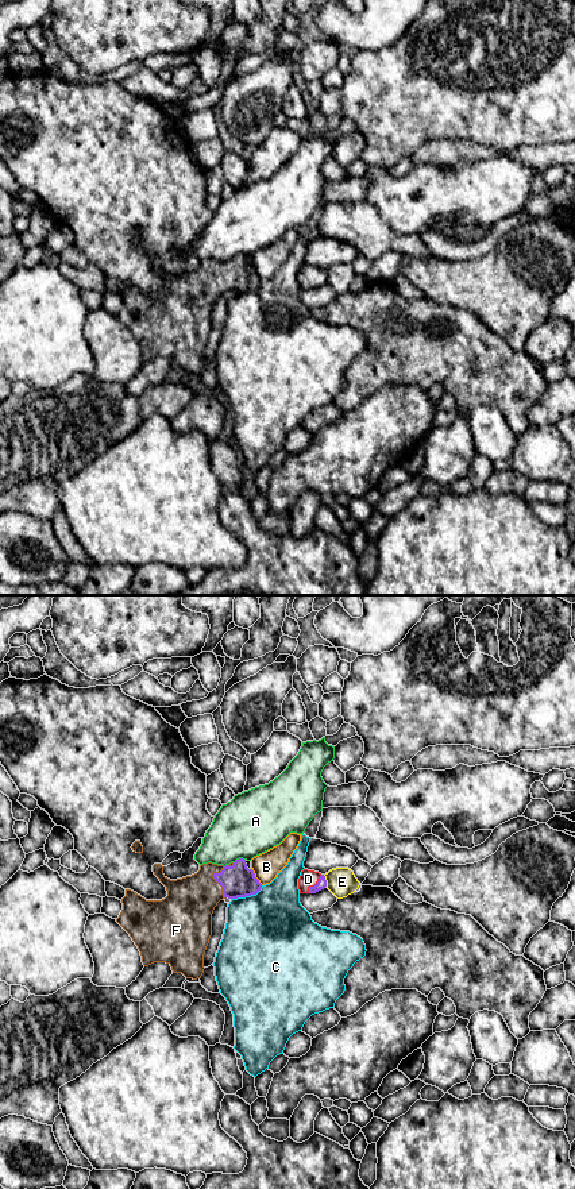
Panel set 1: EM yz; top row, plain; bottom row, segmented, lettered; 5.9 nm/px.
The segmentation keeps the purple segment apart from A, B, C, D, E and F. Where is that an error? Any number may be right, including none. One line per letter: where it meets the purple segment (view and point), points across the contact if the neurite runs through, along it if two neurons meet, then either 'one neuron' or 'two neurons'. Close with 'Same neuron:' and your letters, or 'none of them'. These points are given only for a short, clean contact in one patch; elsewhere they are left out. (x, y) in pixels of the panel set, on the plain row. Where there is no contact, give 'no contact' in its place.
A: contact yz (239, 254); border yz (244, 254), (238, 254), (234, 258); two neurons
B: contact yz (255, 273); border yz (251, 265), (262, 280); two neurons
C: contact yz (247, 290); two neurons
D: contact yz (316, 280); way yz (321, 278), (316, 280), (308, 274); one neuron
E: contact yz (325, 275); two neurons
F: contact yz (216, 275); way yz (238, 275), (216, 275), (186, 305); one neuron
Same neuron: D, F

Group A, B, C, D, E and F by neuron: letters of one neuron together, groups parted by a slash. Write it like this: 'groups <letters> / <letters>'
groups A / B / C / D F / E

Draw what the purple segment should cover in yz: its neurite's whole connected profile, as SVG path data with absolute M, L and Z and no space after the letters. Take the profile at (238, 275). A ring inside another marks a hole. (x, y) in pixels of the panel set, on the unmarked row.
M239 254L229 260L202 259L192 271L170 275L163 270L161 259L153 260L154 270L166 282L167 292L162 296L146 296L136 287L126 285L121 294L123 305L116 317L130 329L138 341L142 358L166 358L173 368L182 368L186 374L201 374L204 368L204 350L212 331L212 309L217 298L225 293L238 294L256 290L262 279L246 255Z

